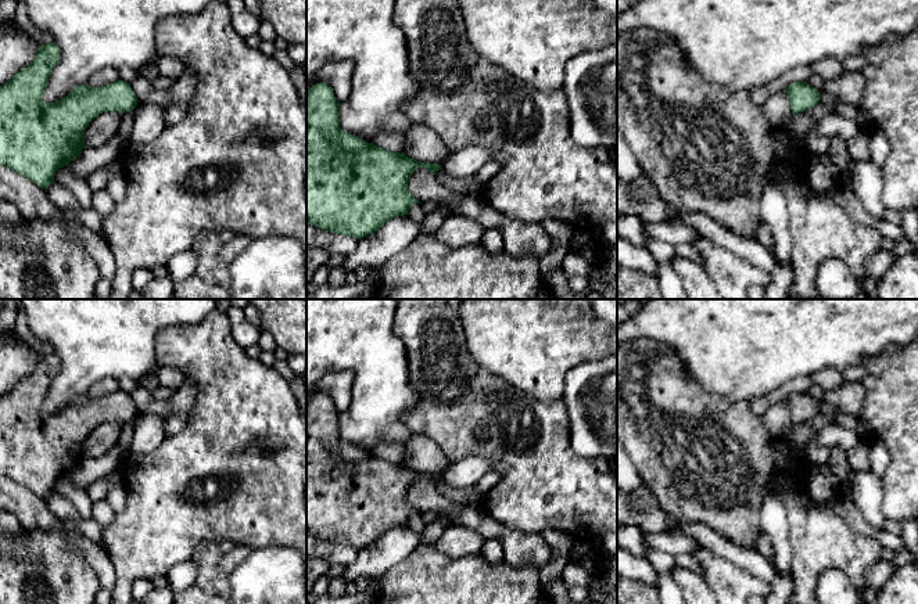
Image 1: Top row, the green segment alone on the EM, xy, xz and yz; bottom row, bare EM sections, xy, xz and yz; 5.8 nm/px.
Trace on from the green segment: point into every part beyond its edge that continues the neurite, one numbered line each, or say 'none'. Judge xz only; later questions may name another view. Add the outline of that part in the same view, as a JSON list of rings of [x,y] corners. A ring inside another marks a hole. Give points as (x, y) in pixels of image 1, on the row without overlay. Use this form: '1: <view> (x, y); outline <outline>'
none

